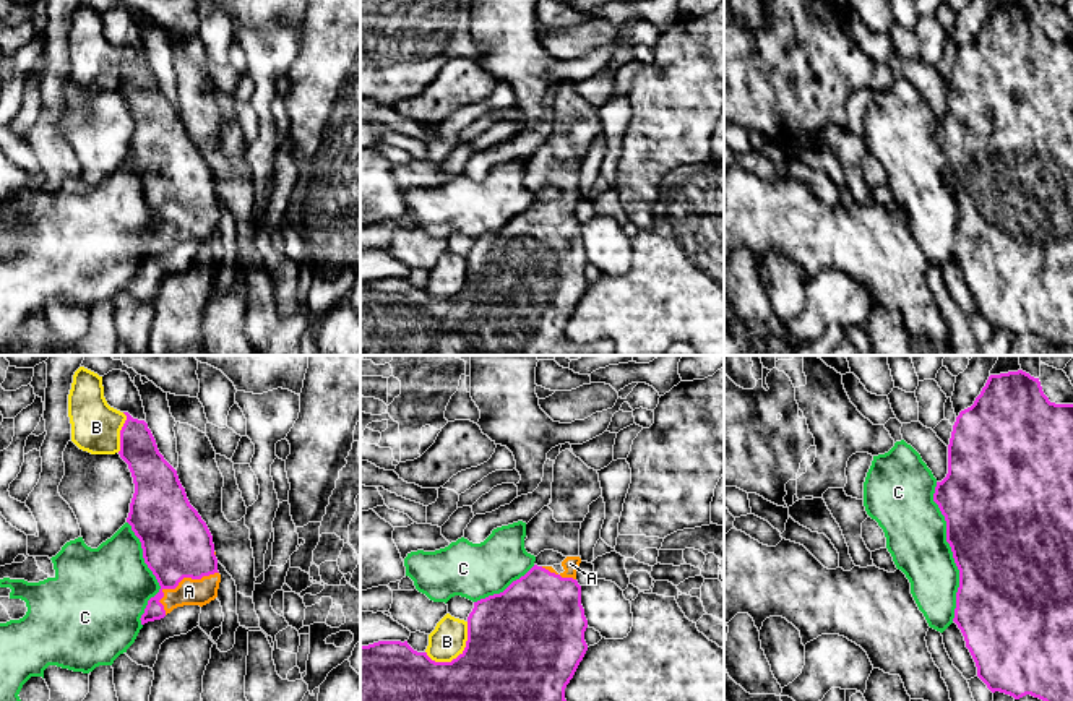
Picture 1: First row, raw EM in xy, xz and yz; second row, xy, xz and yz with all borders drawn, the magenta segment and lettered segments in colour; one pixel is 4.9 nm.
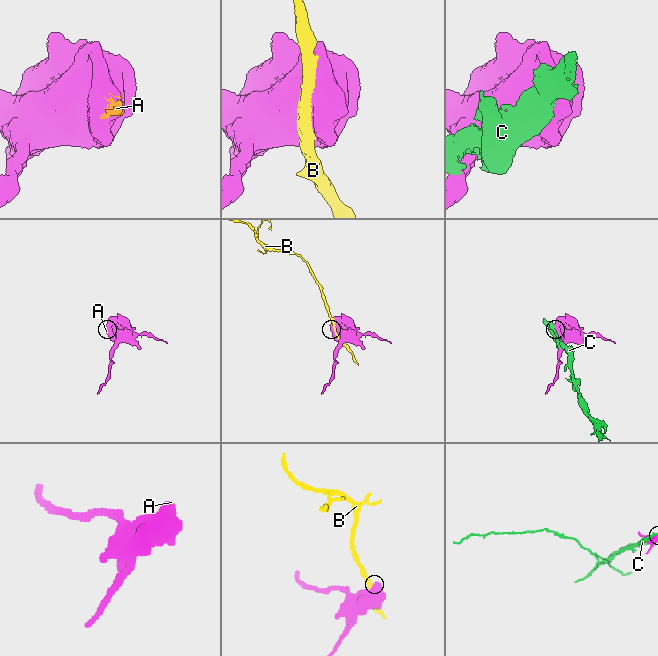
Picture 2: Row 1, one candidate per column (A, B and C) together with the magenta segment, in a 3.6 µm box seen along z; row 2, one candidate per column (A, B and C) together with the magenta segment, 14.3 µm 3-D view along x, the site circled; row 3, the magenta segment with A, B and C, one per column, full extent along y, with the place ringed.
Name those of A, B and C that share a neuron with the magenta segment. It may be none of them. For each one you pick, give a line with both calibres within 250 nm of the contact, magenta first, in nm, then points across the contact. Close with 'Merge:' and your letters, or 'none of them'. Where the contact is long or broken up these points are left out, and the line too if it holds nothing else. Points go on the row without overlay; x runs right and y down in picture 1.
A: calibres 340 and 130 nm
Merge: A

